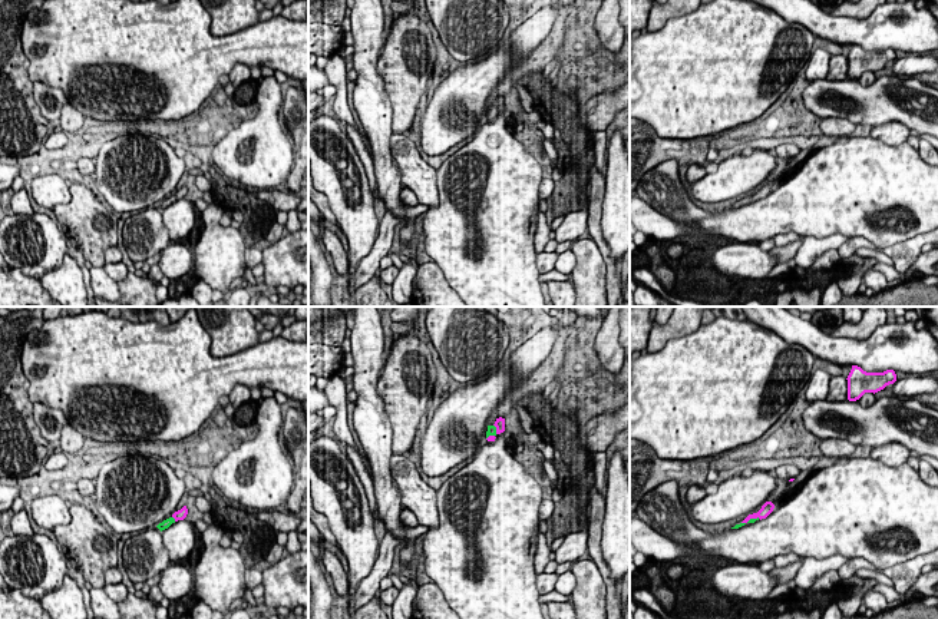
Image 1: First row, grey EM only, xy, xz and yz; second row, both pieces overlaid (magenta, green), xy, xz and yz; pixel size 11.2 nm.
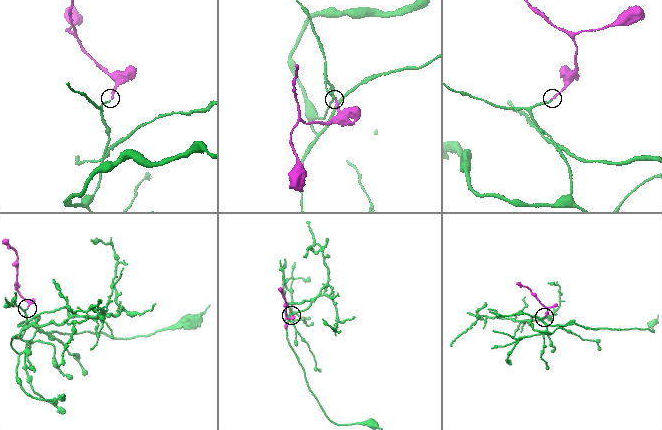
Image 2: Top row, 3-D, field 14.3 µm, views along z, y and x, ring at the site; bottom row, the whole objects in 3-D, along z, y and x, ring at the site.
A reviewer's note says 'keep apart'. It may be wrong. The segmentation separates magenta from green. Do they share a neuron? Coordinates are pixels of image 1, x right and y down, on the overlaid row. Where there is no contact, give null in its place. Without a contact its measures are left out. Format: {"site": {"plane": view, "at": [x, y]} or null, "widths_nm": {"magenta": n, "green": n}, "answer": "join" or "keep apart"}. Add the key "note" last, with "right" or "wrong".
{"site": {"plane": "xy", "at": [174, 517]}, "widths_nm": {"magenta": 120, "green": 90}, "answer": "join", "note": "wrong"}

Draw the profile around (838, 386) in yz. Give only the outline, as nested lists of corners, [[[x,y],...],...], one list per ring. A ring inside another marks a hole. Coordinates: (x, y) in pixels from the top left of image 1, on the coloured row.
[[[832,375],[829,381],[828,401],[848,401],[848,380],[843,375]]]

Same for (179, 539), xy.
[[[178,520],[168,529],[162,530],[164,546],[169,552],[172,563],[186,562],[186,557],[194,550],[198,539],[198,533],[192,523]]]

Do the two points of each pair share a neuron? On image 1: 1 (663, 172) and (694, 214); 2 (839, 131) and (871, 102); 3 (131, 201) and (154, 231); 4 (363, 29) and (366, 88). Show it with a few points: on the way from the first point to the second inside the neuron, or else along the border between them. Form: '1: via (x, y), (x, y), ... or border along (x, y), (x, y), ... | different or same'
1: via (663, 182), (684, 205) | same
2: border along (822, 118), (846, 118), (855, 125) | different
3: border along (155, 205), (134, 212) | different
4: via (366, 43), (366, 73) | same

